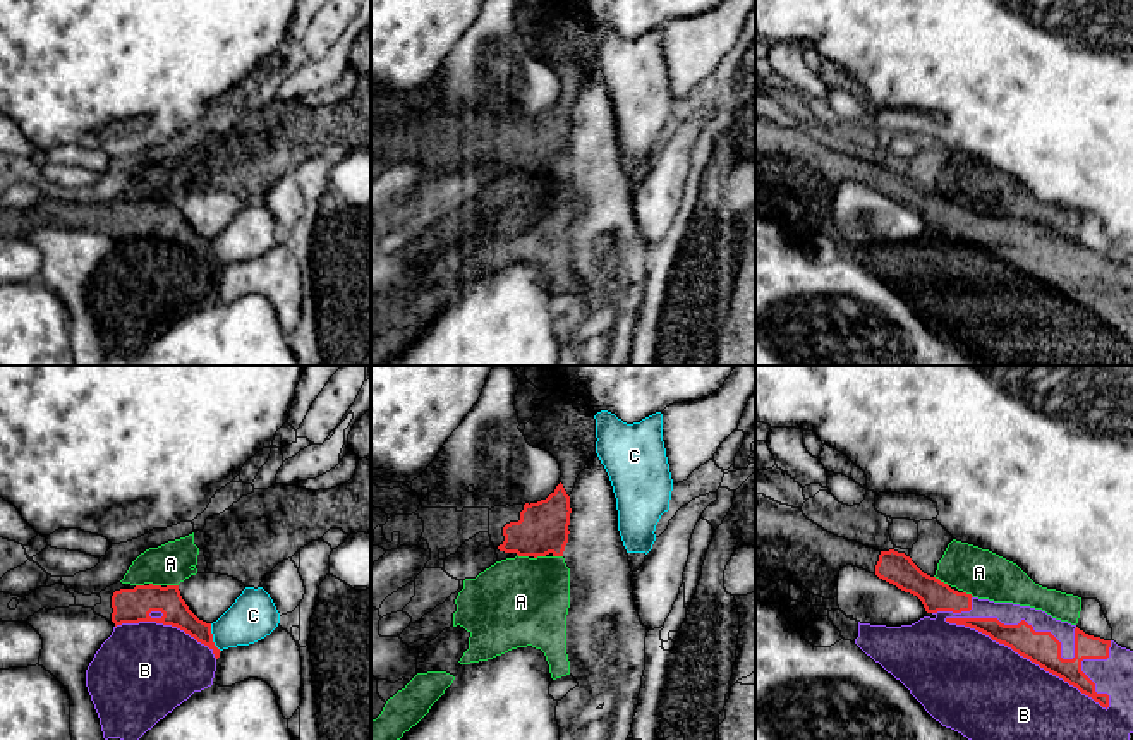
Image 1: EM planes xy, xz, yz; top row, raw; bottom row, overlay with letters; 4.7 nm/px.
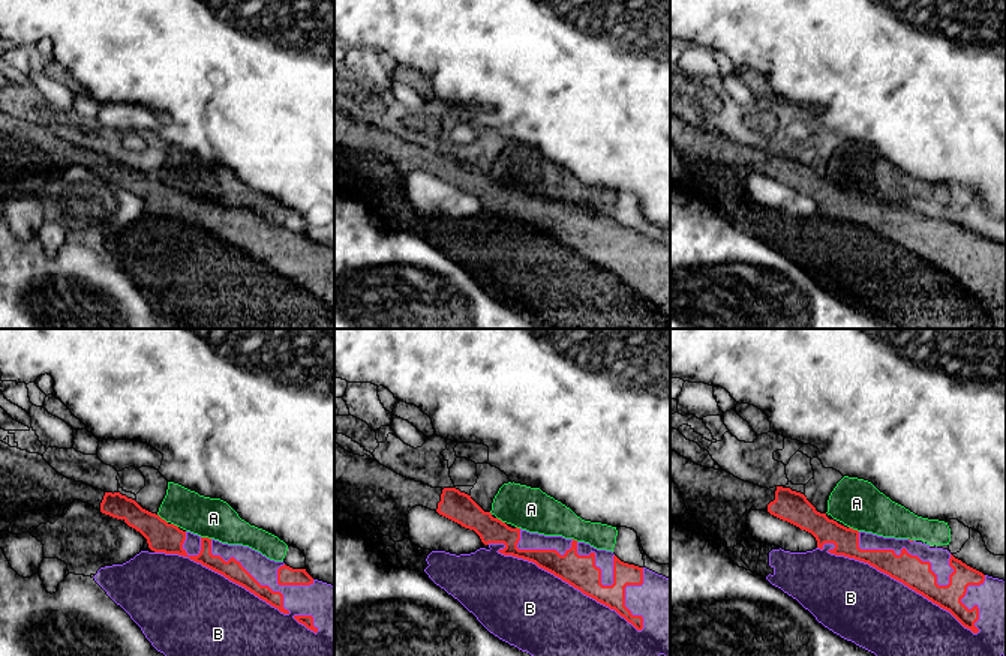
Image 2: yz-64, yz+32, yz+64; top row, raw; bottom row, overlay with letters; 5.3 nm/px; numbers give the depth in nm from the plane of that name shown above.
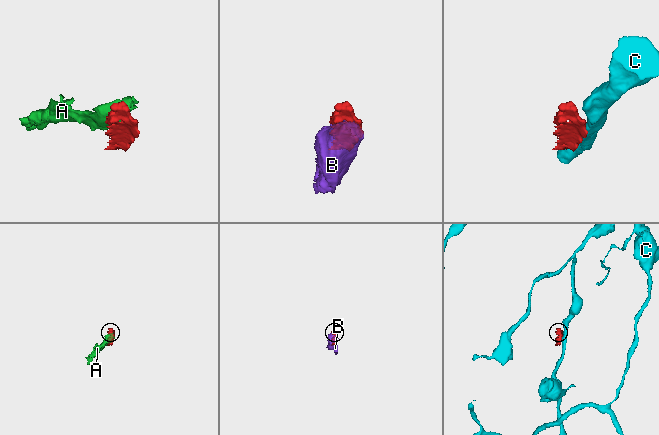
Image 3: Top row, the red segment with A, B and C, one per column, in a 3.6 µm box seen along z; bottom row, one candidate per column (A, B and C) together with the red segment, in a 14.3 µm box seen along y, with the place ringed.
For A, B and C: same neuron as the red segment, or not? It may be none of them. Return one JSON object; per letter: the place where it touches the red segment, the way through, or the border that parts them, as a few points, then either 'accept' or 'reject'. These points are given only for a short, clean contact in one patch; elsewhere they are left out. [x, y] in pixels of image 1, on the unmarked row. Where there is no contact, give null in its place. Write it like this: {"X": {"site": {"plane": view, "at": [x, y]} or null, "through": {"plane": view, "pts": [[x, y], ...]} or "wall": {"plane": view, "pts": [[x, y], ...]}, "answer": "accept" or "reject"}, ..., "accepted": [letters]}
{"A": {"site": {"plane": "yz", "at": [939, 196]}, "answer": "reject"}, "B": {"site": {"plane": "yz", "at": [1027, 273]}, "answer": "accept"}, "C": {"site": {"plane": "xy", "at": [212, 253]}, "answer": "reject"}, "accepted": ["B"]}

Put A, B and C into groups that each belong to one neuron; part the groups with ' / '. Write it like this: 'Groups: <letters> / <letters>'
Groups: A / B / C

